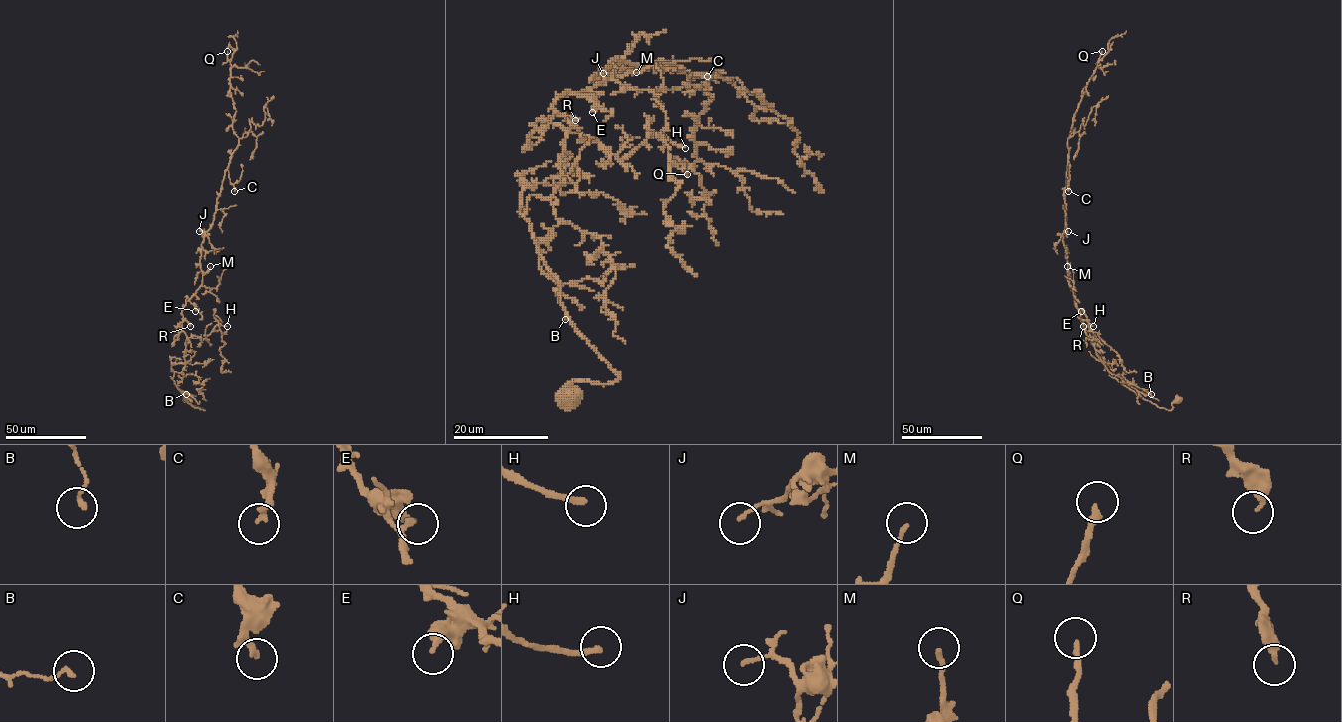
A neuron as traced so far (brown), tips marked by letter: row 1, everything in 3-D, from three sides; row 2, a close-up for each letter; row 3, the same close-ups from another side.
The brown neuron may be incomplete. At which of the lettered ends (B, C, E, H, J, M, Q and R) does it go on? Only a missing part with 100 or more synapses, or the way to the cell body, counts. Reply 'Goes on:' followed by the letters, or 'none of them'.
Goes on: H

